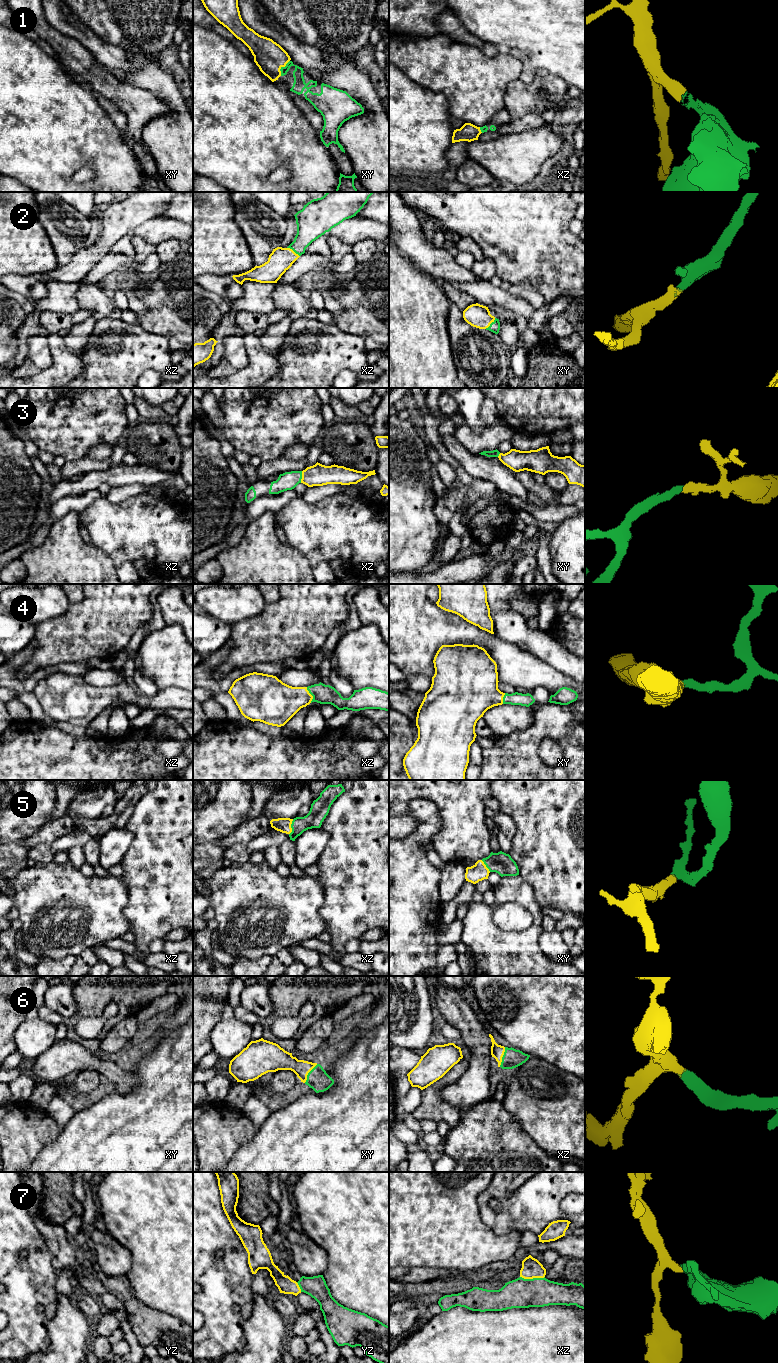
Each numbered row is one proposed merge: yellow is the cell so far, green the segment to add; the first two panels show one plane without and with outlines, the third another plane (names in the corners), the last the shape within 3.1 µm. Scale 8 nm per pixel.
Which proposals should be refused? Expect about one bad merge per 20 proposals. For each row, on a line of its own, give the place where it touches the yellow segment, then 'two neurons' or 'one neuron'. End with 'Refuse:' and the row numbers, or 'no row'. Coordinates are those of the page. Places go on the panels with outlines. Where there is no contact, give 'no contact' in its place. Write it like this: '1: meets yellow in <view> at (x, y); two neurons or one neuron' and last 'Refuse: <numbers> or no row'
1: meets yellow in xy at (282, 66); one neuron
2: meets yellow in xz at (292, 250); one neuron
3: meets yellow in xz at (302, 477); one neuron
4: meets yellow in xz at (311, 695); one neuron
5: meets yellow in xz at (290, 827); one neuron
6: meets yellow in xz at (502, 1056); one neuron
7: meets yellow in xz at (532, 1278); one neuron
Refuse: no row

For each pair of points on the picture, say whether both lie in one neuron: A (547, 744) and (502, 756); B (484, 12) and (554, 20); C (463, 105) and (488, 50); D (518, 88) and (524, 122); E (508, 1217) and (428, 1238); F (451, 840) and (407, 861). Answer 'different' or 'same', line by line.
A: different
B: same
C: different
D: different
E: different
F: different

